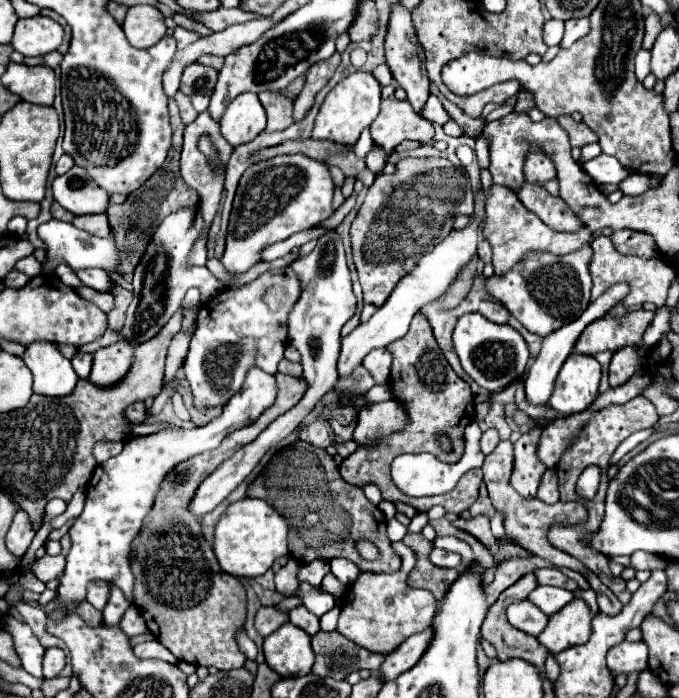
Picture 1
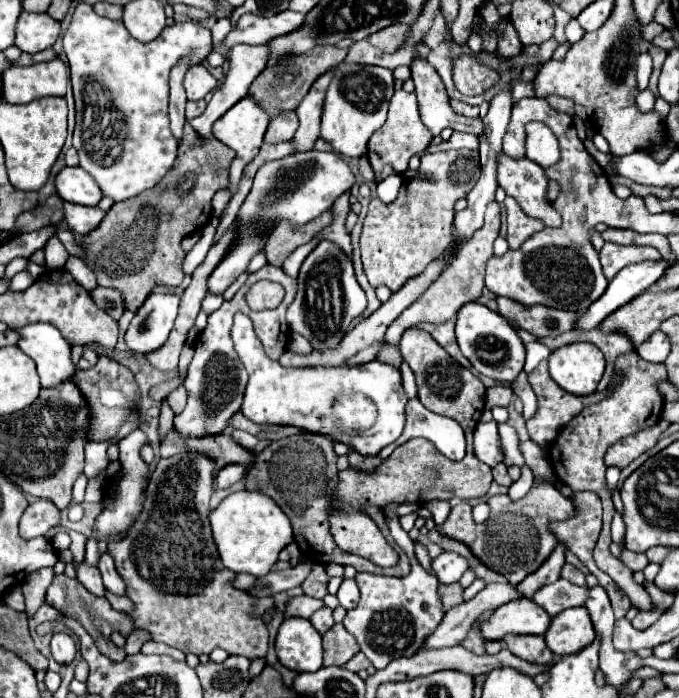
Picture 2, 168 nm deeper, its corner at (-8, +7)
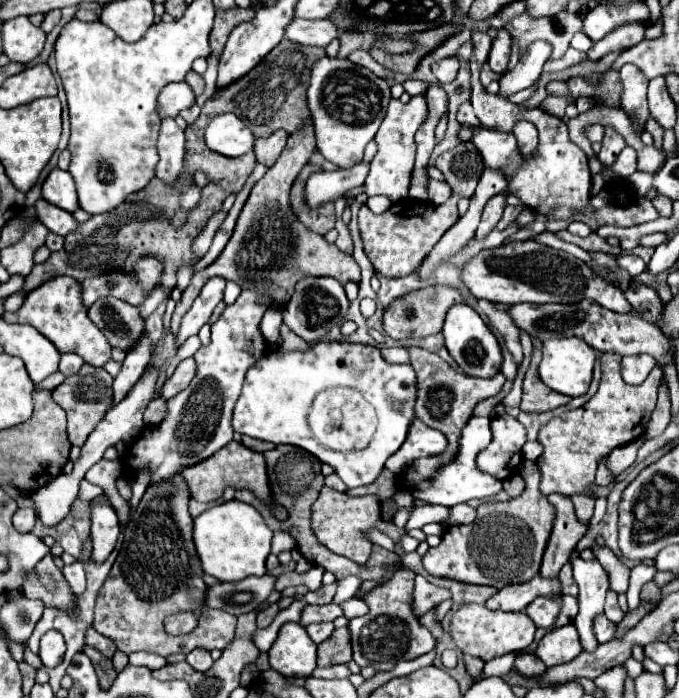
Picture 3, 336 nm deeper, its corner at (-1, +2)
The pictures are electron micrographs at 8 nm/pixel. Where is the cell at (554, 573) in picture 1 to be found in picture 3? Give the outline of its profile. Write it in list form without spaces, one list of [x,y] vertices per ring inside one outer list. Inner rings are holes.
[[[563,565],[563,569],[559,571],[559,581],[561,581],[561,591],[565,595],[577,595],[577,583],[573,579],[573,573],[571,573],[571,565]]]

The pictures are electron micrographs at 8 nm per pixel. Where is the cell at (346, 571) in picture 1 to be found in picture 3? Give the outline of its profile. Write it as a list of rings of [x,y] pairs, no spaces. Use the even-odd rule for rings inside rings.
[[[337,581],[331,585],[322,585],[316,591],[309,591],[303,596],[303,600],[311,605],[322,605],[330,603],[337,591]]]

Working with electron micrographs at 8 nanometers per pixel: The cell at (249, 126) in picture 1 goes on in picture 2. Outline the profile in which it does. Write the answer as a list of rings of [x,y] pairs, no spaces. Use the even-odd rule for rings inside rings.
[[[244,96],[244,100],[236,102],[220,120],[216,120],[216,124],[212,128],[214,130],[214,136],[236,152],[236,158],[234,158],[234,162],[230,166],[230,180],[228,180],[228,190],[230,190],[232,196],[234,196],[234,192],[238,188],[238,182],[240,182],[240,176],[242,176],[244,166],[256,156],[256,152],[262,146],[262,140],[264,140],[264,132],[268,128],[268,122],[270,122],[268,112],[254,98]]]

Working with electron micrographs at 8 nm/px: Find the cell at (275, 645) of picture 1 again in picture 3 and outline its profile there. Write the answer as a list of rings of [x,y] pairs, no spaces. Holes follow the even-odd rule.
[[[285,623],[269,649],[269,663],[285,677],[309,677],[317,667],[317,645],[299,623]]]

